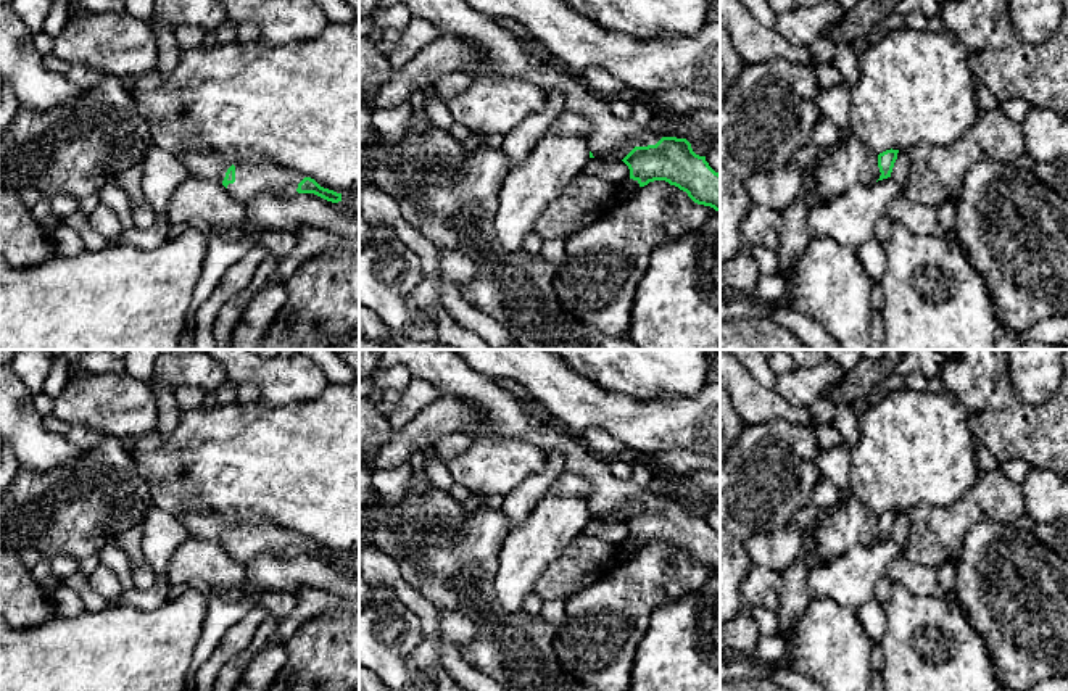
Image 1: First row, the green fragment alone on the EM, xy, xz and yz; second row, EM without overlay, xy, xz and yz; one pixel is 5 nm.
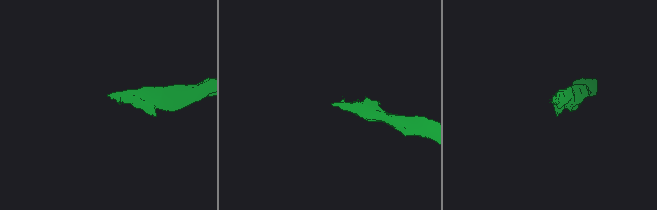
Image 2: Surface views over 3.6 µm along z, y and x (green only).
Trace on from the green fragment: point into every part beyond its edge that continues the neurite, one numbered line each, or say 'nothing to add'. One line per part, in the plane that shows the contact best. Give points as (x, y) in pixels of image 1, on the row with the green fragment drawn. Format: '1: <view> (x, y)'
1: xy (253, 176)

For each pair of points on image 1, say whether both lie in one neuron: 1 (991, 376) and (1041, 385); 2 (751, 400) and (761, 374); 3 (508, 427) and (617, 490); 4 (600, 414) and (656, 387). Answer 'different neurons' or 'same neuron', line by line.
1: different neurons
2: different neurons
3: same neuron
4: different neurons

